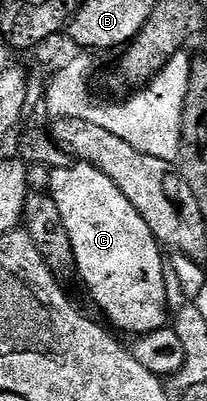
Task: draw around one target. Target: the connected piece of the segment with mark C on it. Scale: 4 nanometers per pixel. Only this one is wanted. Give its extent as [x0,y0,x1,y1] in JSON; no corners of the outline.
[46,161,170,337]

